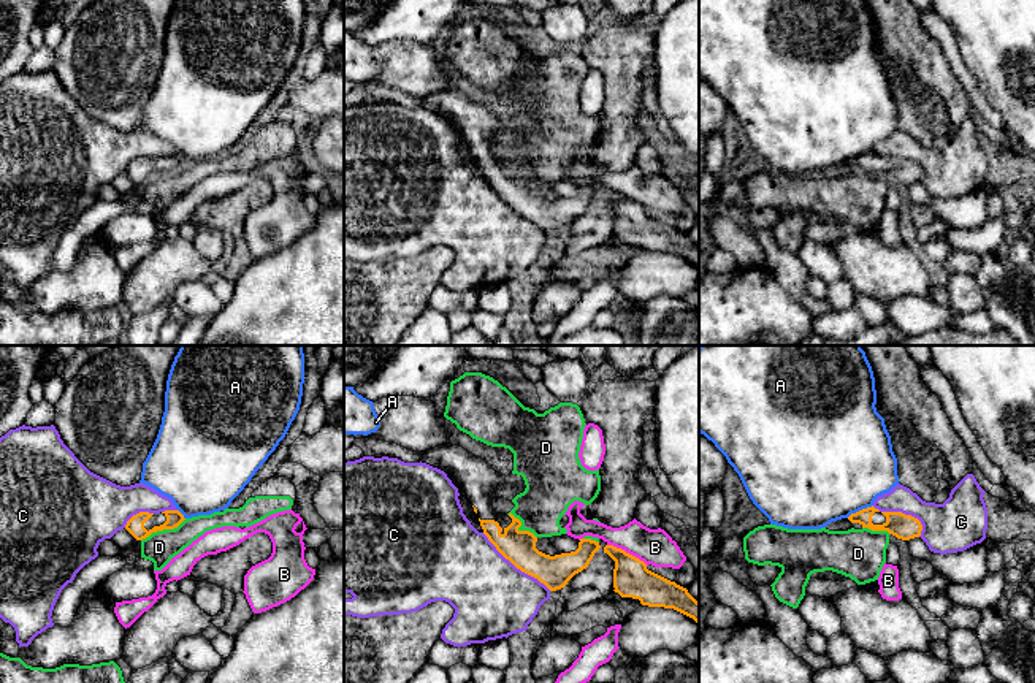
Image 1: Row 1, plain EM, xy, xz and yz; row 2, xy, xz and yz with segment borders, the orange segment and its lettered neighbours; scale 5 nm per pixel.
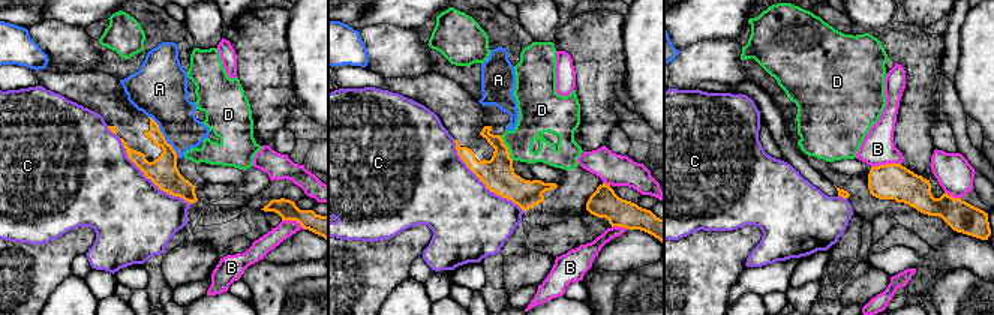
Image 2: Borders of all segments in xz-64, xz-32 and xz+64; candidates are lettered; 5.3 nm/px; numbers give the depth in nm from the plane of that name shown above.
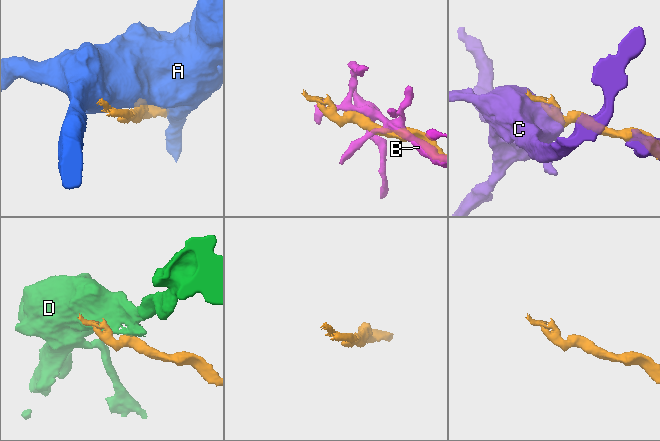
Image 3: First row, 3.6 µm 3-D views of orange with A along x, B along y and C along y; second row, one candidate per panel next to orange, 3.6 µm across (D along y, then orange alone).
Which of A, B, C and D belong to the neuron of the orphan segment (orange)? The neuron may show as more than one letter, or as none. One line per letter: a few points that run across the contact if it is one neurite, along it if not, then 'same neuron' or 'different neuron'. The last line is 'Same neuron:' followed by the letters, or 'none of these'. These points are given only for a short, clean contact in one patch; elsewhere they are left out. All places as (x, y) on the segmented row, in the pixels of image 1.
A: different neuron
B: different neuron
C: different neuron
D: different neuron
Same neuron: none of these

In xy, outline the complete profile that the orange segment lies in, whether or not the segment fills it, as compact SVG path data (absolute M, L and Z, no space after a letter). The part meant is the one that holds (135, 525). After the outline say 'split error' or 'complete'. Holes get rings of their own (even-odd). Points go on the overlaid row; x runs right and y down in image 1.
M165 510L160 513L139 512L133 515L125 529L136 539L143 540L152 532L163 529L174 529L184 521L184 515L179 510Z; split error

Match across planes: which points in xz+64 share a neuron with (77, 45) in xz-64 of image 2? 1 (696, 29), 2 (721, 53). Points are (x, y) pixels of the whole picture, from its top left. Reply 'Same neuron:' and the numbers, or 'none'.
Same neuron: 2

